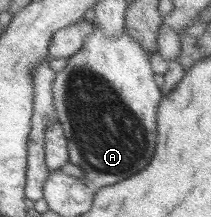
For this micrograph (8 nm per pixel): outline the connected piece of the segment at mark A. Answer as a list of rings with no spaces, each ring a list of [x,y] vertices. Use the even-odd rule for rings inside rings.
[[[94,21],[89,36],[68,63],[58,71],[52,83],[54,114],[62,125],[68,146],[68,162],[84,171],[82,182],[95,190],[116,184],[136,174],[150,162],[156,148],[156,109],[163,97],[162,89],[154,81],[154,71],[144,47],[126,32],[113,38],[106,37]]]

